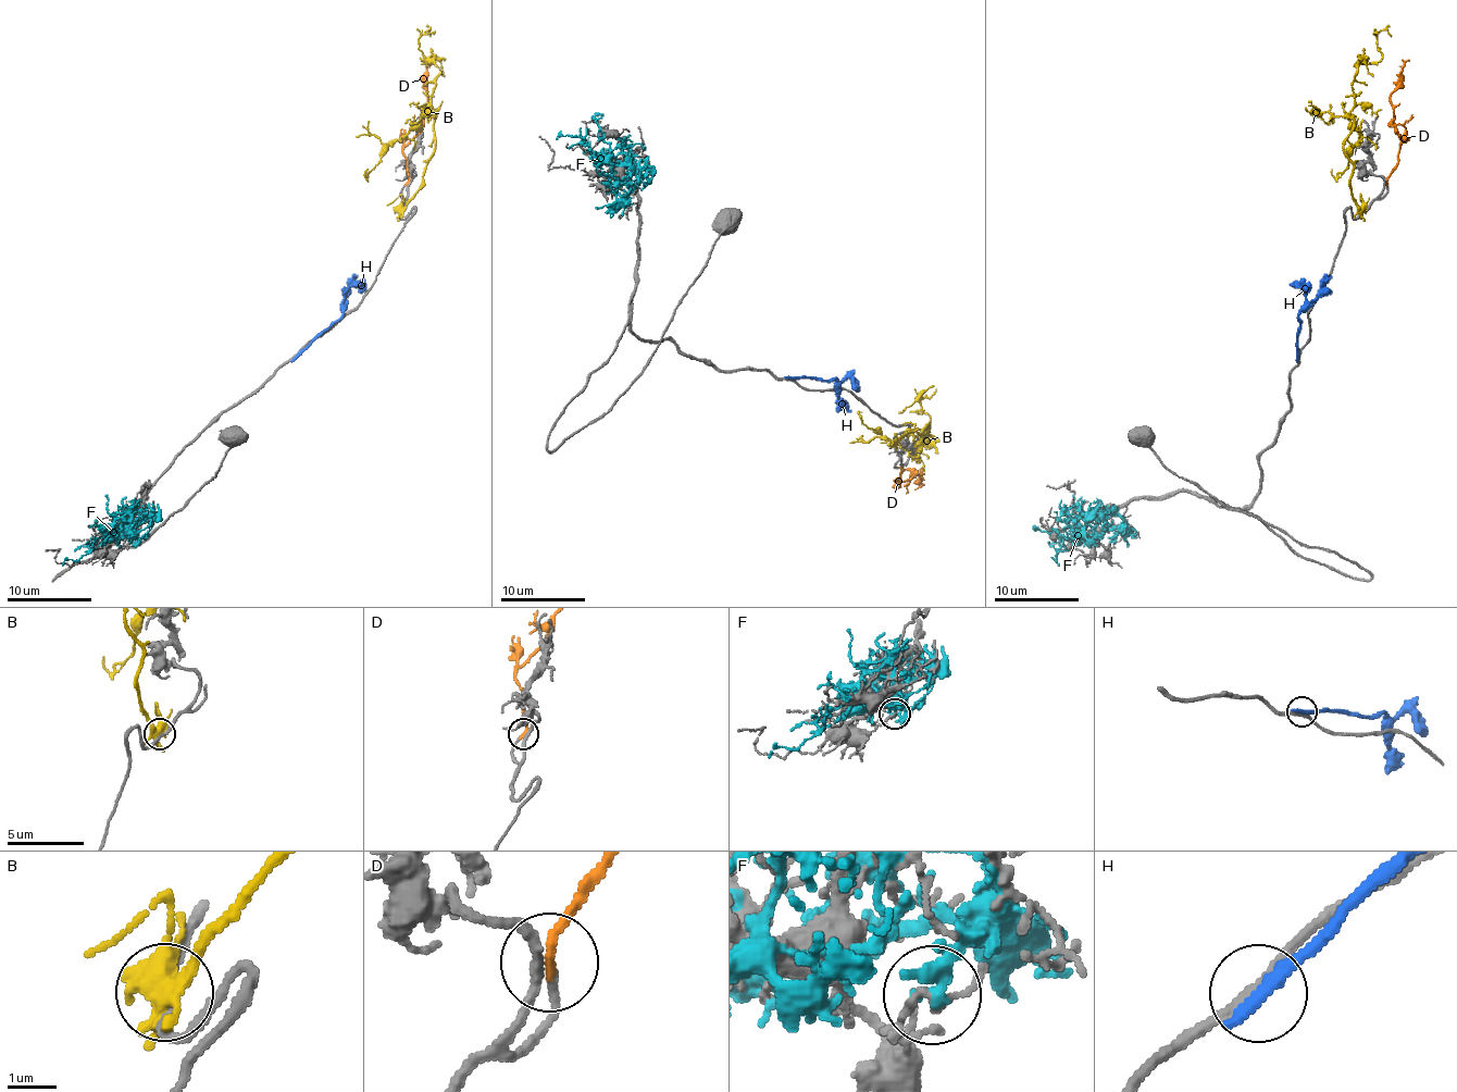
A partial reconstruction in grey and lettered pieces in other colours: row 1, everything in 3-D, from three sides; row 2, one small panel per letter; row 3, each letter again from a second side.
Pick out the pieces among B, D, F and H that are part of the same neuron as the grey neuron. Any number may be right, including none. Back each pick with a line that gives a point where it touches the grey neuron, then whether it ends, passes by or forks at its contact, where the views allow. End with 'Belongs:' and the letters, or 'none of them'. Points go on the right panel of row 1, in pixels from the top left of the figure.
D: Touches grey at (1386, 183). It ends there
Belongs: D

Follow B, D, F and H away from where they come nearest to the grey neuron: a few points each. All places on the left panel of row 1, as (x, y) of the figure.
B: (400, 211), (419, 187), (434, 151), (430, 111), (440, 71), (423, 62), (419, 39), (427, 30), (430, 37)
D: (407, 183), (409, 169), (402, 149), (419, 131), (419, 122), (427, 111), (427, 64), (421, 60)
F: (131, 542), (131, 520), (124, 515), (99, 544), (92, 542), (84, 555), (63, 565)
H: (296, 355), (340, 317), (340, 302), (358, 274)

